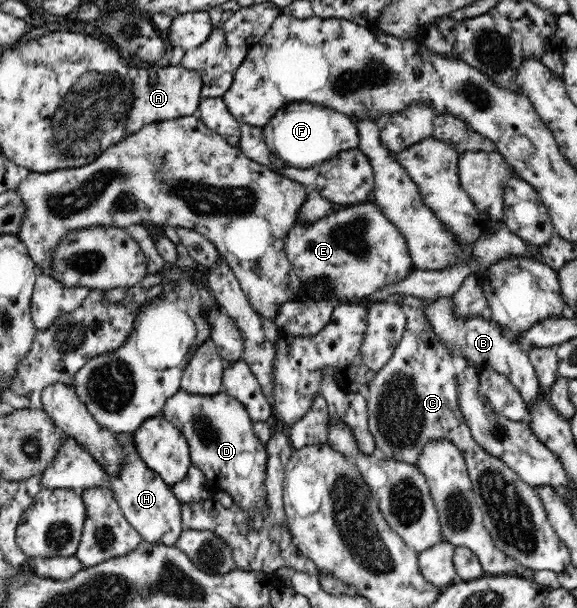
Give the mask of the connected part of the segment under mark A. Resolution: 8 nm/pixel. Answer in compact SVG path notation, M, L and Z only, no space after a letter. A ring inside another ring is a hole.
M182 65L152 69L152 73L146 68L140 68L138 75L133 79L134 101L125 127L126 135L132 135L145 125L157 121L198 115L198 105L202 100L200 99L201 89L200 73L188 70Z

